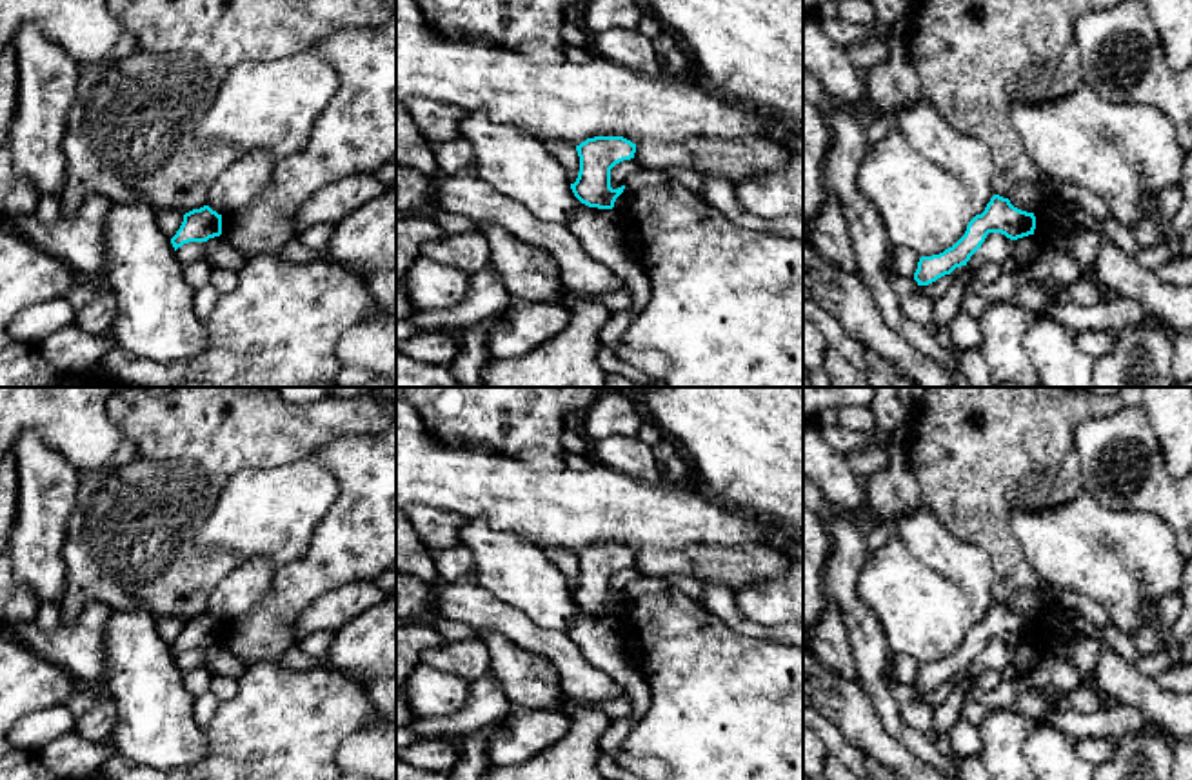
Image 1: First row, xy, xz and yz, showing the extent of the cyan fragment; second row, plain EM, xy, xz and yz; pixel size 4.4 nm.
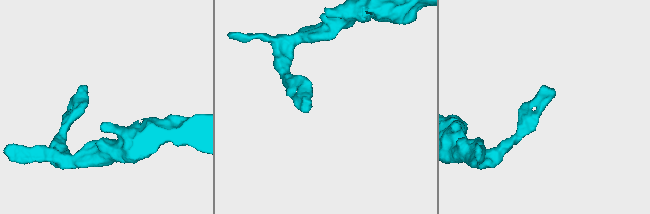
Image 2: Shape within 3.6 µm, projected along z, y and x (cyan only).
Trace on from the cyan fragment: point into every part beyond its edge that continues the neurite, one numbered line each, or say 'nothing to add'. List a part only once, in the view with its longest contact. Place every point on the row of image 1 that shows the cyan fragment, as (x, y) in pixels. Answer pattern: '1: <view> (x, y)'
nothing to add

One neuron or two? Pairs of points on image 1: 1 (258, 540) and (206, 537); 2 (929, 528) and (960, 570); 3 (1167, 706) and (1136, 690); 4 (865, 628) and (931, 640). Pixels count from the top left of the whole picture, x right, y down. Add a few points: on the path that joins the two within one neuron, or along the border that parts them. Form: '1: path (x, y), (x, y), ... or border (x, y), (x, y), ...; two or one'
1: path (246, 537), (218, 537); one
2: path (929, 539), (949, 559); one
3: path (1160, 706), (1143, 693); one
4: border (860, 597), (876, 615), (885, 644), (893, 653); two

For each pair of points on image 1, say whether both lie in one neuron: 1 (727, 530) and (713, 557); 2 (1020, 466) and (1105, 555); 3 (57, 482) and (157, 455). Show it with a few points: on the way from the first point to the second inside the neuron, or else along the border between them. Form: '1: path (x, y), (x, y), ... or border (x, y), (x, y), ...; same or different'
1: border (764, 544), (685, 544), (678, 550); different
2: border (1083, 491), (1065, 502), (1040, 510), (1014, 506); different
3: border (80, 473), (75, 508), (68, 519); different

